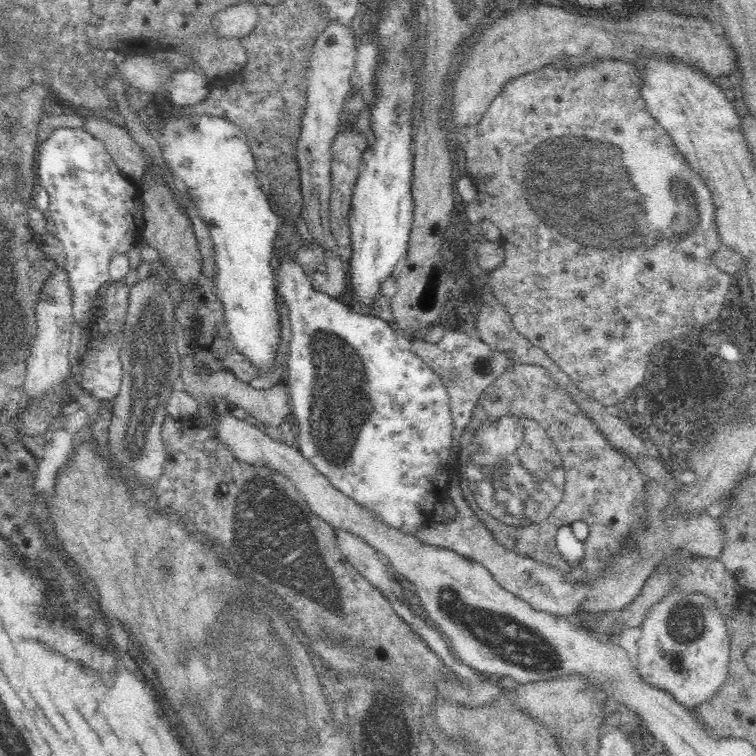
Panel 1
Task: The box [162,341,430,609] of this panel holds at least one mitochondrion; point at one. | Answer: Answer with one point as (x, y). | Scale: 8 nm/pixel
(302, 564)

